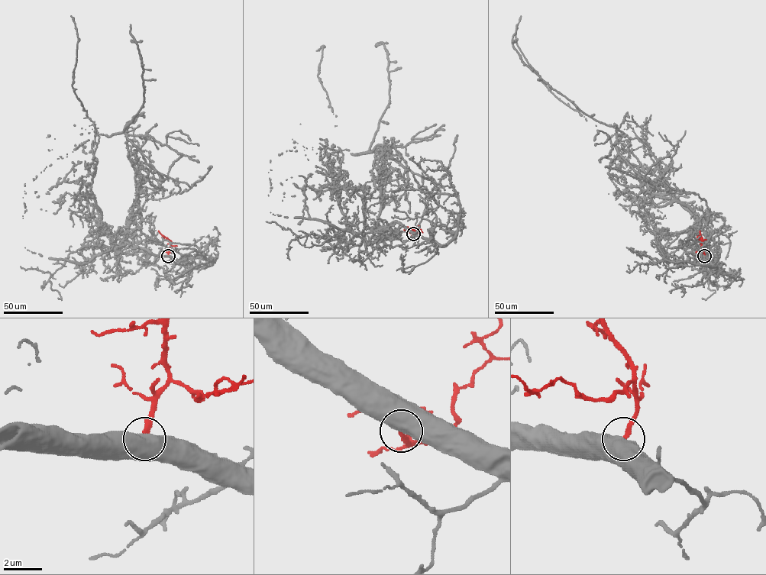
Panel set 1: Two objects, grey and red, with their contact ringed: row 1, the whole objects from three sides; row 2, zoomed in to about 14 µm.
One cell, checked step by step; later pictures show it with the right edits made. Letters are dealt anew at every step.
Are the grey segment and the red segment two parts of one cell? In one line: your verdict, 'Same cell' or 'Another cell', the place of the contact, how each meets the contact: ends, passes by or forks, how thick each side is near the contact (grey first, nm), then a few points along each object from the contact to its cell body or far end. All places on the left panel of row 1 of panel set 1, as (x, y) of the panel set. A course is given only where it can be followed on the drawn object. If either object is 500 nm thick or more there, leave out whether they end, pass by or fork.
Same cell. Place: (168, 256). Thickness 750 nm (grey) against 220 nm. Course of grey: (168, 255), (127, 241), (139, 186), (153, 166), (163, 178), (124, 131), (143, 102), (141, 55), (130, 24). Course of red: (168, 255), (171, 241), (158, 230)

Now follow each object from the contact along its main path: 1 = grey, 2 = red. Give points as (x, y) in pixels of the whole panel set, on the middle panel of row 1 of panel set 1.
1: (413, 234), (395, 222), (373, 230), (408, 177), (385, 147), (369, 150), (389, 102), (387, 53), (376, 47)
2: (413, 234), (416, 230), (404, 230)

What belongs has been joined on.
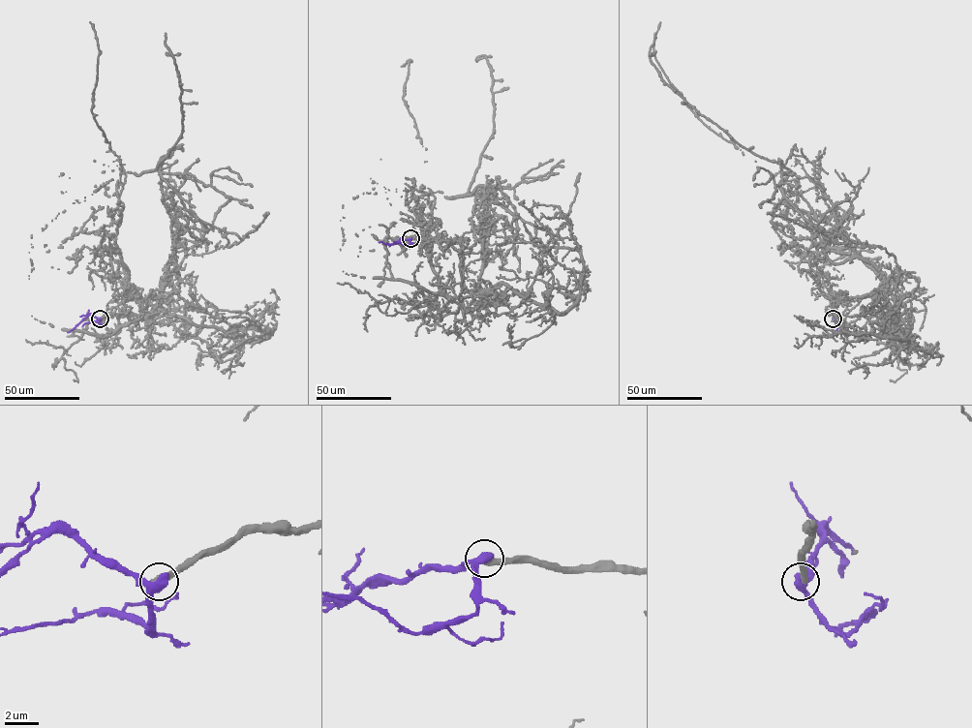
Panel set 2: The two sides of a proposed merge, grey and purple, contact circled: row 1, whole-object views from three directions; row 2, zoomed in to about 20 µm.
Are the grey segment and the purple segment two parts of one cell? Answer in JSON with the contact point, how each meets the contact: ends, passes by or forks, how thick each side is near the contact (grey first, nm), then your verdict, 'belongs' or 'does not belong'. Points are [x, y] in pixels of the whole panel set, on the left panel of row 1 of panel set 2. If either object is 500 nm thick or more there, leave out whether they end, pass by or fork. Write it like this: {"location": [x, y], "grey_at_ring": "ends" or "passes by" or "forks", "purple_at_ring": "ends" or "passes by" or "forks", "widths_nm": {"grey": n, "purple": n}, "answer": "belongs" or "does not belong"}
{"location": [100, 318], "grey_at_ring": "ends", "purple_at_ring": "passes by", "widths_nm": {"grey": 440, "purple": 440}, "answer": "belongs"}

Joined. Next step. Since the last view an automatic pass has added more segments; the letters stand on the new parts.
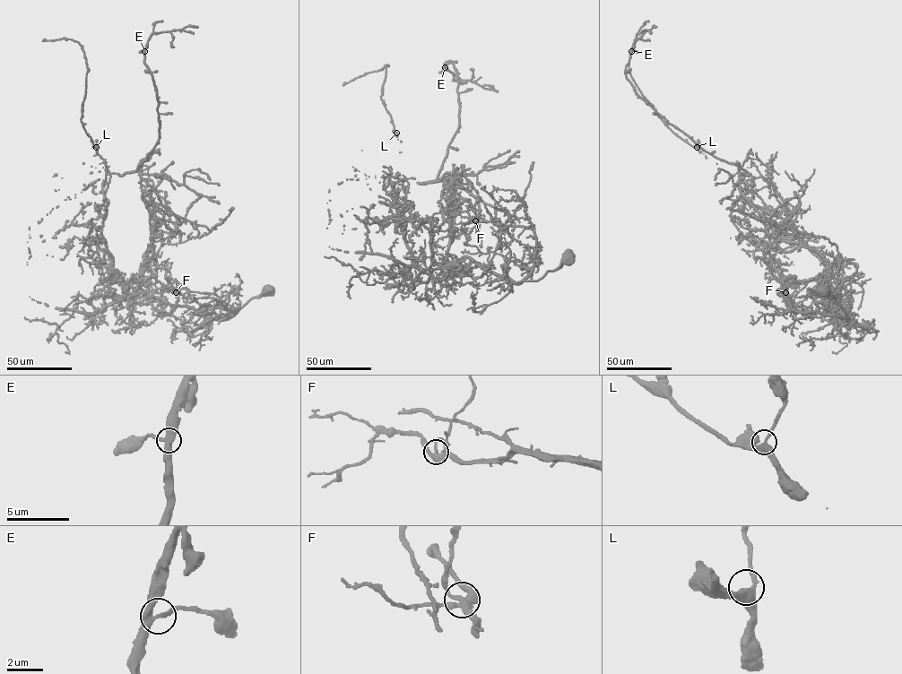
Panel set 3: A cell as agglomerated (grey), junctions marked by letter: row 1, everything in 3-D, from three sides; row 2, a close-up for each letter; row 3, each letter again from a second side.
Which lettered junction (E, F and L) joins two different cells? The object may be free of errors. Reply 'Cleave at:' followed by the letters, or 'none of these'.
Cleave at: none of these

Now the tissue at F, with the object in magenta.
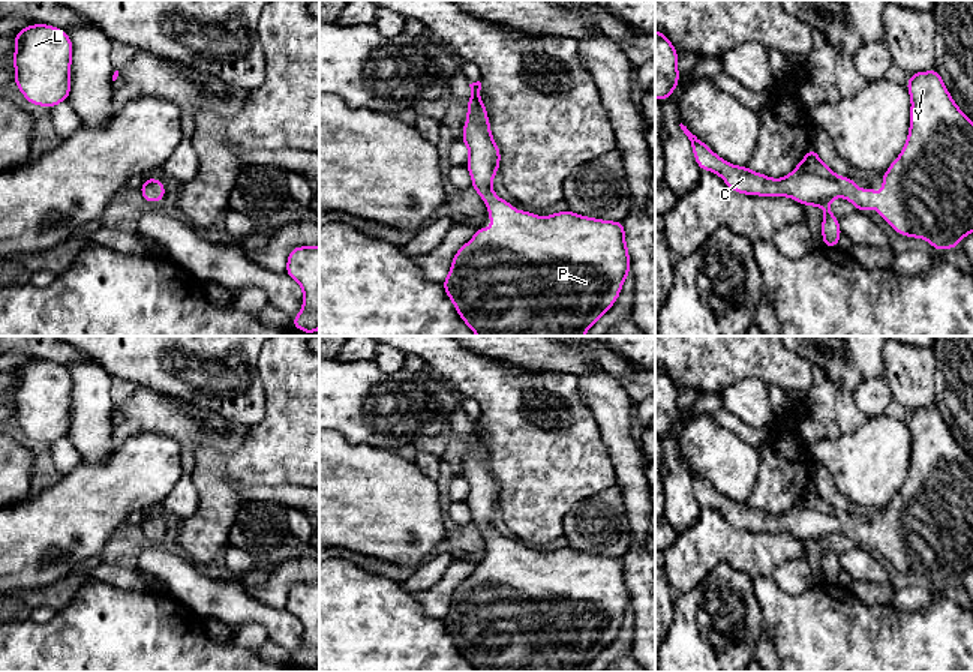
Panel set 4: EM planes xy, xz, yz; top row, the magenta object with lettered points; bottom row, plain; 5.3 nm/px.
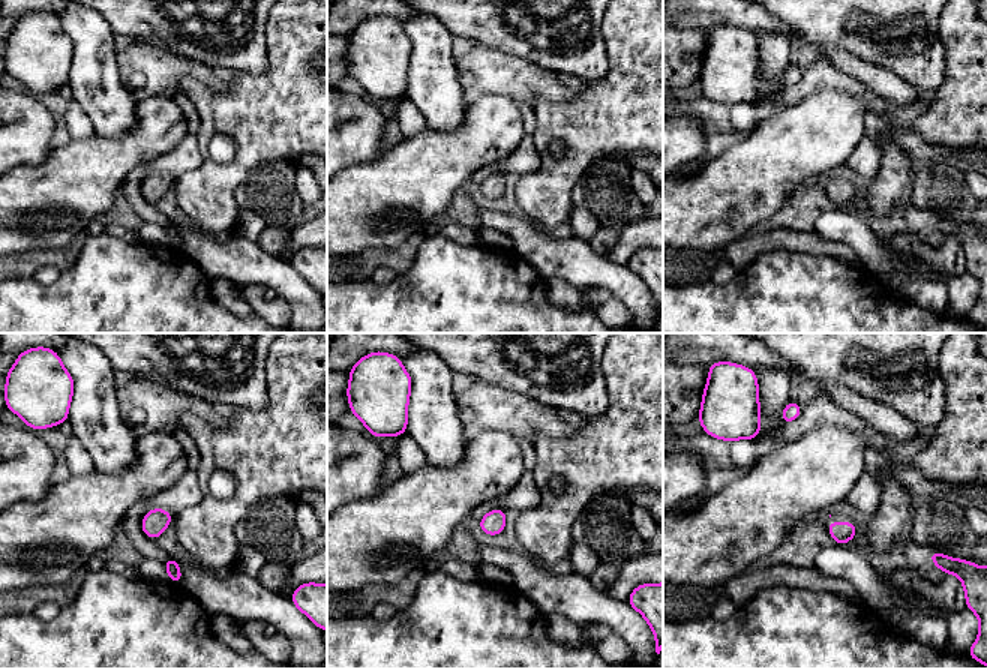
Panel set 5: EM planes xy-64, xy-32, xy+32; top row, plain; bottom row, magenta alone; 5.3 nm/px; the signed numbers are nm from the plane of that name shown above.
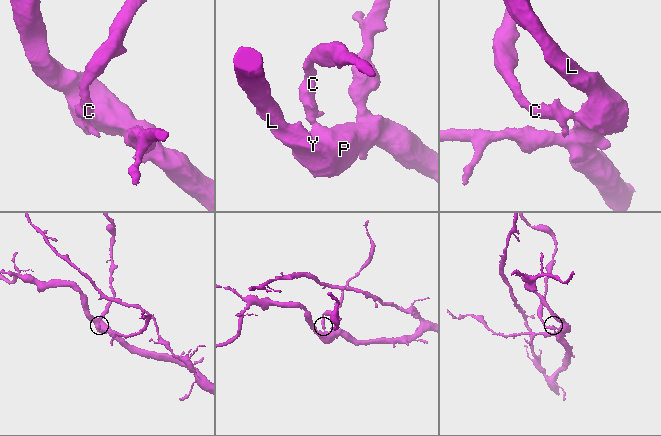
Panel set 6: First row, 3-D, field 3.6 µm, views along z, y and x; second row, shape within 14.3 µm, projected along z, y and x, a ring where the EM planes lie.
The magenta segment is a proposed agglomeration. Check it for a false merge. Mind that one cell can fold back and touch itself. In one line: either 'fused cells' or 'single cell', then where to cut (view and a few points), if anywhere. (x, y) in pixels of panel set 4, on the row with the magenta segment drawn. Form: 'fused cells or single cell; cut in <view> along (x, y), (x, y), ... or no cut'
single cell; no cut

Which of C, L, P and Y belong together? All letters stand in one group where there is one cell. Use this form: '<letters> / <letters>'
C L P Y

